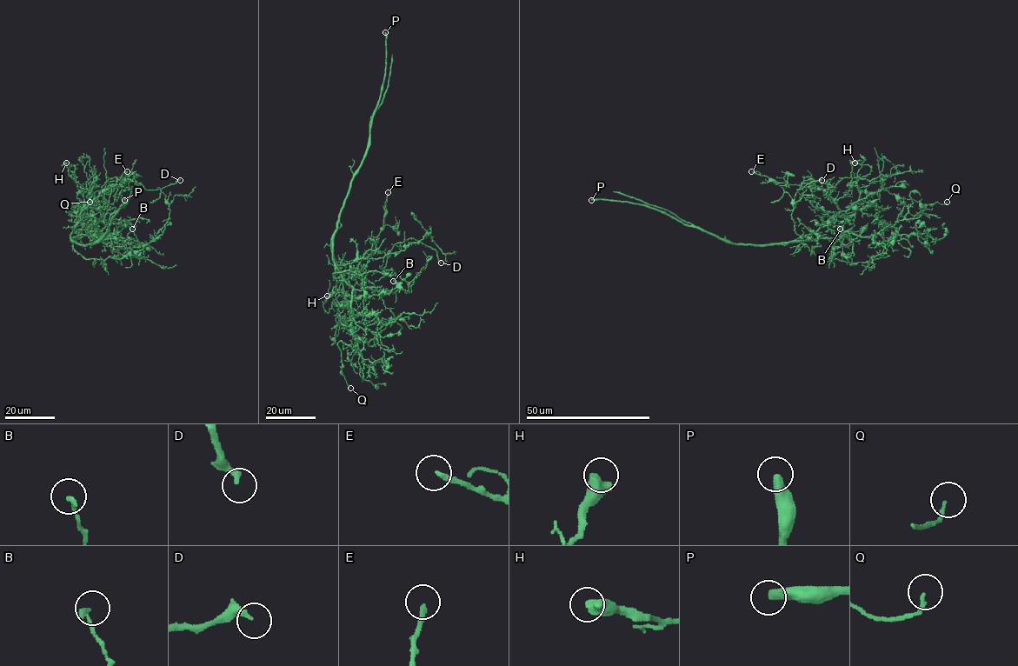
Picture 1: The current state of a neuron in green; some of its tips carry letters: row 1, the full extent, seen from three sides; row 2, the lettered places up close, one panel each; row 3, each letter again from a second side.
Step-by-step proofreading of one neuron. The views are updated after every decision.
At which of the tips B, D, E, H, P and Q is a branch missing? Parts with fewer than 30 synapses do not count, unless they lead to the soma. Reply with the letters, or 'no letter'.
P

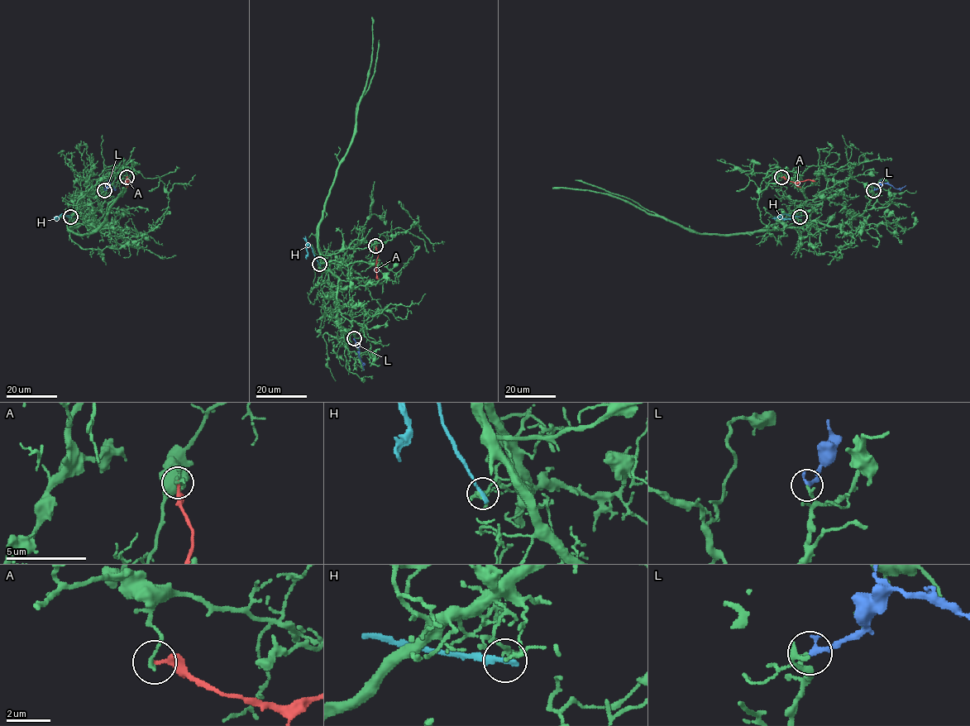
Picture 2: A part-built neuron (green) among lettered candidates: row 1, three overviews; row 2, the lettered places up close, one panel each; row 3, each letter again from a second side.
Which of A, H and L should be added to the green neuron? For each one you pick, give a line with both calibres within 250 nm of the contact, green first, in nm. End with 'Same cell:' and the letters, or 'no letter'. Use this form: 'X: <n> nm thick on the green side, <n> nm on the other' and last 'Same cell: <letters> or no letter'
L: 200 nm thick on the green side, 280 nm on the other
Same cell: L

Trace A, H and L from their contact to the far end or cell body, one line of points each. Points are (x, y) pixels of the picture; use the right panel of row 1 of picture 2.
A: (781, 177), (795, 183), (815, 181)
H: (800, 217), (788, 213), (781, 216), (789, 219), (794, 218)
L: (873, 190), (884, 183), (896, 188), (905, 185)

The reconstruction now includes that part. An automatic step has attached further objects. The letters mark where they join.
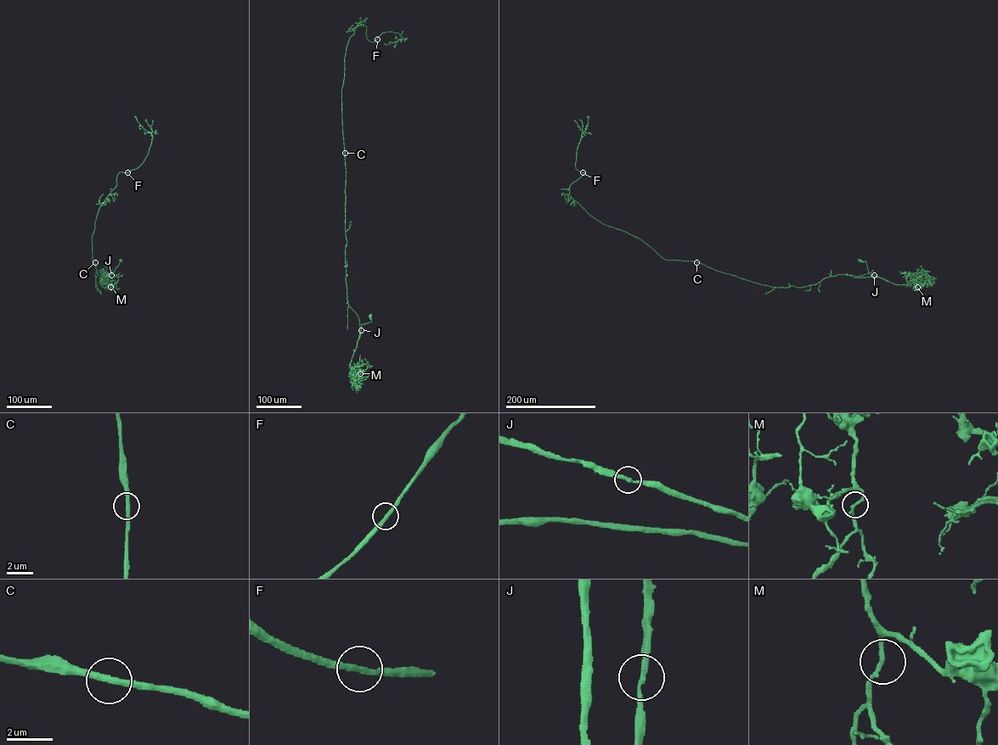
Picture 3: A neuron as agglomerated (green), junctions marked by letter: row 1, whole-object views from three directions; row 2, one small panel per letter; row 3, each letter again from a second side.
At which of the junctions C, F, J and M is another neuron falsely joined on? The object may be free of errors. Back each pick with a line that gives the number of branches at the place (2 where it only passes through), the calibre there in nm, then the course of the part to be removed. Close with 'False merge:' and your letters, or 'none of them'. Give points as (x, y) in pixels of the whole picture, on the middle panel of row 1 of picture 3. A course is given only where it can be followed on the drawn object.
False merge: none of them

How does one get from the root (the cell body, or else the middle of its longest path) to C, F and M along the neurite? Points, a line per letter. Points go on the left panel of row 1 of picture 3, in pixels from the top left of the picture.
C: (120, 260), (107, 281), (109, 277), (97, 274), (96, 288), (95, 262)
F: (120, 260), (107, 281), (109, 277), (97, 274), (95, 288), (97, 215), (118, 174), (127, 172)
M: (120, 260), (107, 282), (100, 283), (109, 283), (110, 287)

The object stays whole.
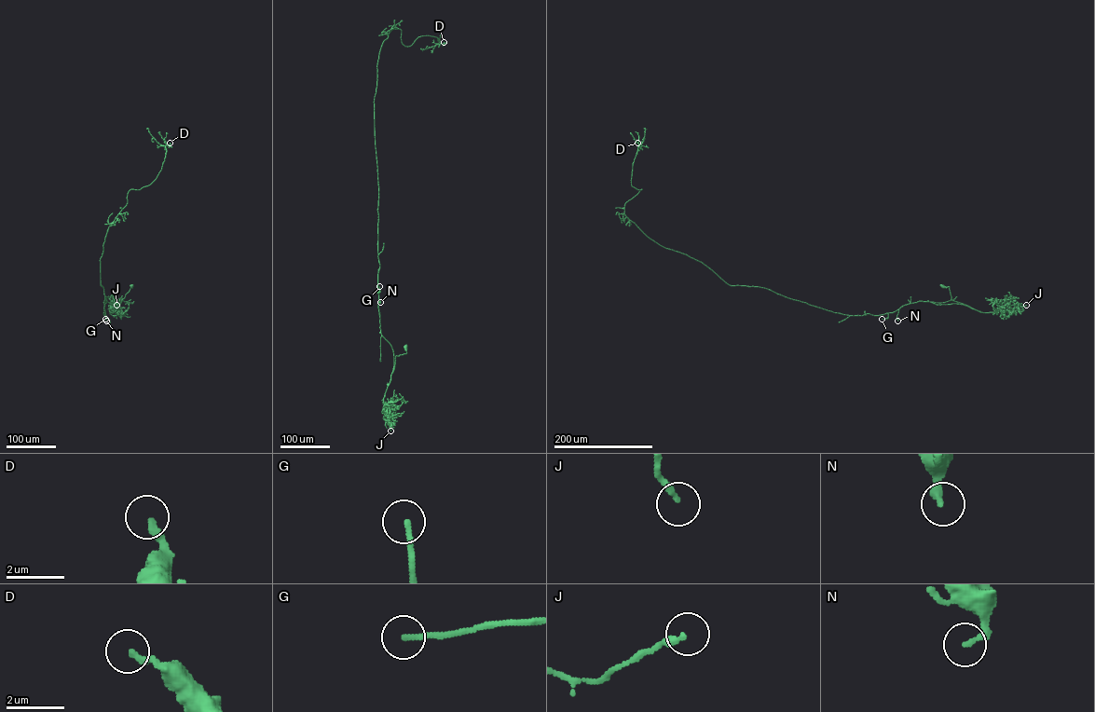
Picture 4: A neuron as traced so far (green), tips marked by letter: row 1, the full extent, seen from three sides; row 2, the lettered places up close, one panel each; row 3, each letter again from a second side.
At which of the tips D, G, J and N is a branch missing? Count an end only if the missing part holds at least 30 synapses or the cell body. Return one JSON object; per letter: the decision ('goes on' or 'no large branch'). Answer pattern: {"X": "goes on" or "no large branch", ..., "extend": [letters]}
{"D": "no large branch", "G": "no large branch", "J": "no large branch", "N": "no large branch", "extend": []}

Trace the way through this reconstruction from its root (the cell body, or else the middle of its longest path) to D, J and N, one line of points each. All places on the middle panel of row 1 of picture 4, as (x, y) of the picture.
D: (404, 347), (390, 377), (393, 352), (378, 308), (377, 63), (392, 29), (406, 47), (423, 35), (444, 42)
J: (404, 347), (406, 353), (395, 356), (383, 399), (390, 431)
N: (404, 347), (406, 353), (395, 356), (390, 377), (393, 352), (381, 334), (380, 302)

